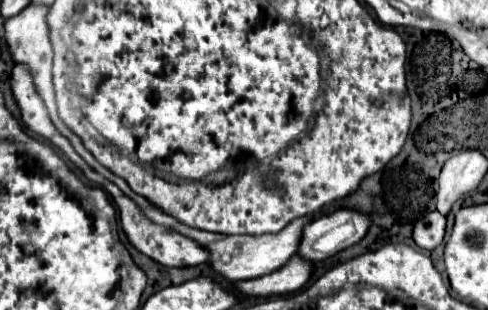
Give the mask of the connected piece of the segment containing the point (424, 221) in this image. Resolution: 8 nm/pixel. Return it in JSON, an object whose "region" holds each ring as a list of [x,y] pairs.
{"region":[[[438,211],[428,213],[414,225],[414,241],[420,249],[436,249],[446,233],[446,217]]]}

